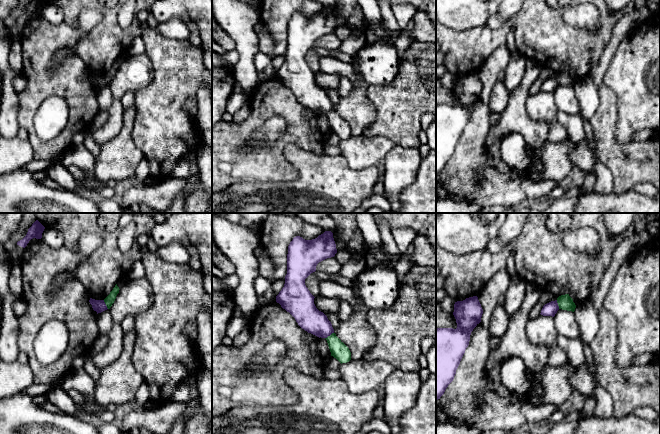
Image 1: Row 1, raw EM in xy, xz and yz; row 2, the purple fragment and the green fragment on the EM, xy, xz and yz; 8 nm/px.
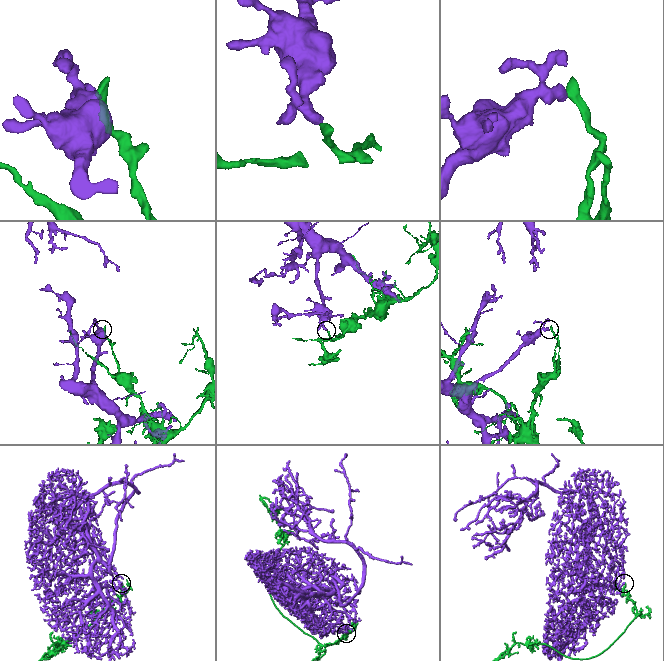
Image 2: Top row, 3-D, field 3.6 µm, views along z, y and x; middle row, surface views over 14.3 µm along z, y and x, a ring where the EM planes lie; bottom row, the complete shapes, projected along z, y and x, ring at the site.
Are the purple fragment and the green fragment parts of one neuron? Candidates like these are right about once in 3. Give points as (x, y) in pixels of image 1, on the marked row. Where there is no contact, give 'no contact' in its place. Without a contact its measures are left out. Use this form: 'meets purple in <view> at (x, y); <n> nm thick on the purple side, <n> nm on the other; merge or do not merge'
meets purple in xy at (105, 304); 100 nm thick on the purple side, 80 nm on the other; do not merge

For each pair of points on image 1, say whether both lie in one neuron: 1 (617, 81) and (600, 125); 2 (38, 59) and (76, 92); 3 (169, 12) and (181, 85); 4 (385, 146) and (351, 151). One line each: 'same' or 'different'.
1: different
2: same
3: different
4: same

